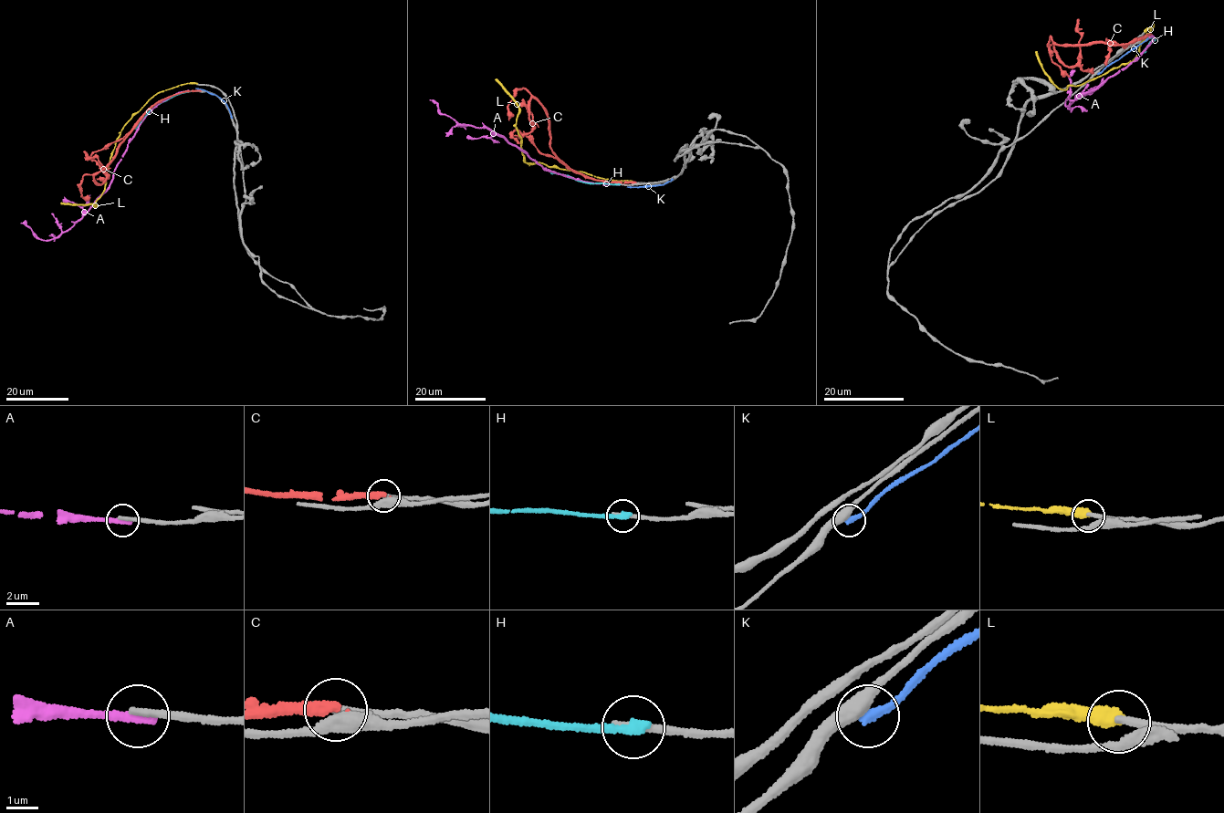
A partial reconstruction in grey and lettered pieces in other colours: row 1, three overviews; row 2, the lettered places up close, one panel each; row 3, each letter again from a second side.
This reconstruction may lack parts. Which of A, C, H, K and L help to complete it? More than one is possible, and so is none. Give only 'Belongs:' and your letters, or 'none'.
Belongs: none

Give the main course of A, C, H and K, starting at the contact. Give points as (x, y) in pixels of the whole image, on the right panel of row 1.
A: (1149, 36), (1154, 36), (1156, 38), (1137, 59), (1073, 99), (1067, 108), (1072, 69)
C: (1138, 40), (1150, 33), (1114, 46), (1057, 44), (1054, 51), (1066, 66), (1078, 62), (1082, 36), (1078, 18)
H: (1148, 38), (1156, 38), (1145, 52)
K: (1098, 73), (1148, 38)

